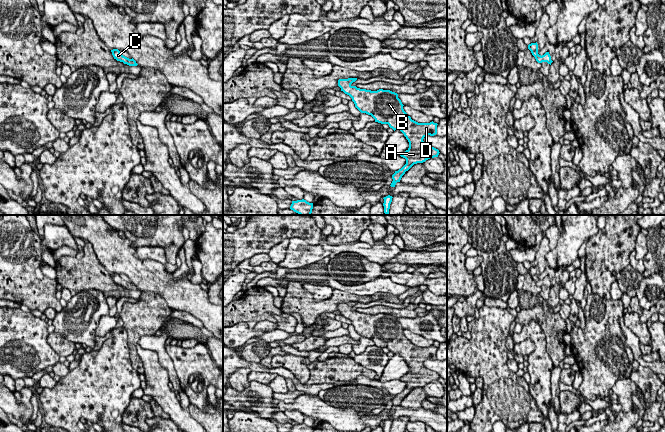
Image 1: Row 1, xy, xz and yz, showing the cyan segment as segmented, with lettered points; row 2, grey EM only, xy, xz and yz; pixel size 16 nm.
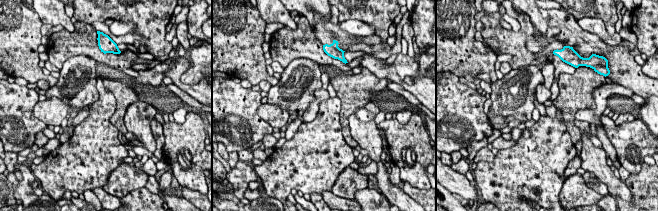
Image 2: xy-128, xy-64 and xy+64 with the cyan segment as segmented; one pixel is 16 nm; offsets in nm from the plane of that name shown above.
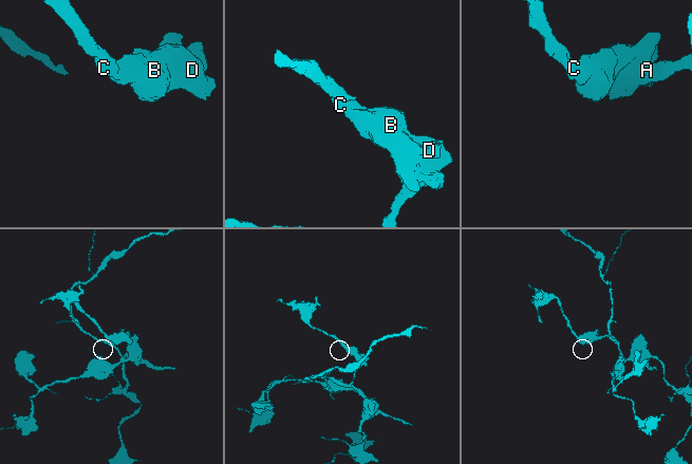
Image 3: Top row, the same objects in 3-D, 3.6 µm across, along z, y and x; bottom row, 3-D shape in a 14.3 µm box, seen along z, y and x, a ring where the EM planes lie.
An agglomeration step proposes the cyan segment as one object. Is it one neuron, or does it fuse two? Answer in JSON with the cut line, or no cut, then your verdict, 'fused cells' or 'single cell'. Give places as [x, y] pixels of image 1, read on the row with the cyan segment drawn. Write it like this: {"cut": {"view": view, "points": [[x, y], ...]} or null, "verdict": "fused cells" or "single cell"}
{"cut": null, "verdict": "single cell"}

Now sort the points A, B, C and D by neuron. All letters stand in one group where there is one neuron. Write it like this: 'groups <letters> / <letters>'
groups A B C D

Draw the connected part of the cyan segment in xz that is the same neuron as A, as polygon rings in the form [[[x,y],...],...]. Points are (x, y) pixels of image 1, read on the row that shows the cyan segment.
[[[357,78],[339,79],[338,86],[352,98],[355,107],[361,112],[371,115],[375,122],[388,124],[390,128],[400,130],[409,142],[409,148],[401,153],[406,164],[392,175],[391,187],[400,182],[402,176],[414,164],[438,157],[439,150],[424,143],[423,139],[437,134],[437,123],[418,123],[411,119],[403,109],[398,94],[390,90],[371,91],[360,89],[351,84]]]

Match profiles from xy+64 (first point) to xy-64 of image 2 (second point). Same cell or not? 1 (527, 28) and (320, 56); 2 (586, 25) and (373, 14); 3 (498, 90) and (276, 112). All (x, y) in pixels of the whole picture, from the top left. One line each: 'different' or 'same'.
1: same
2: different
3: different

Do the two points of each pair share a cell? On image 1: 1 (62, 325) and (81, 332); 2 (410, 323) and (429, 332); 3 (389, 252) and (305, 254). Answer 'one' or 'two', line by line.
1: one
2: one
3: one

